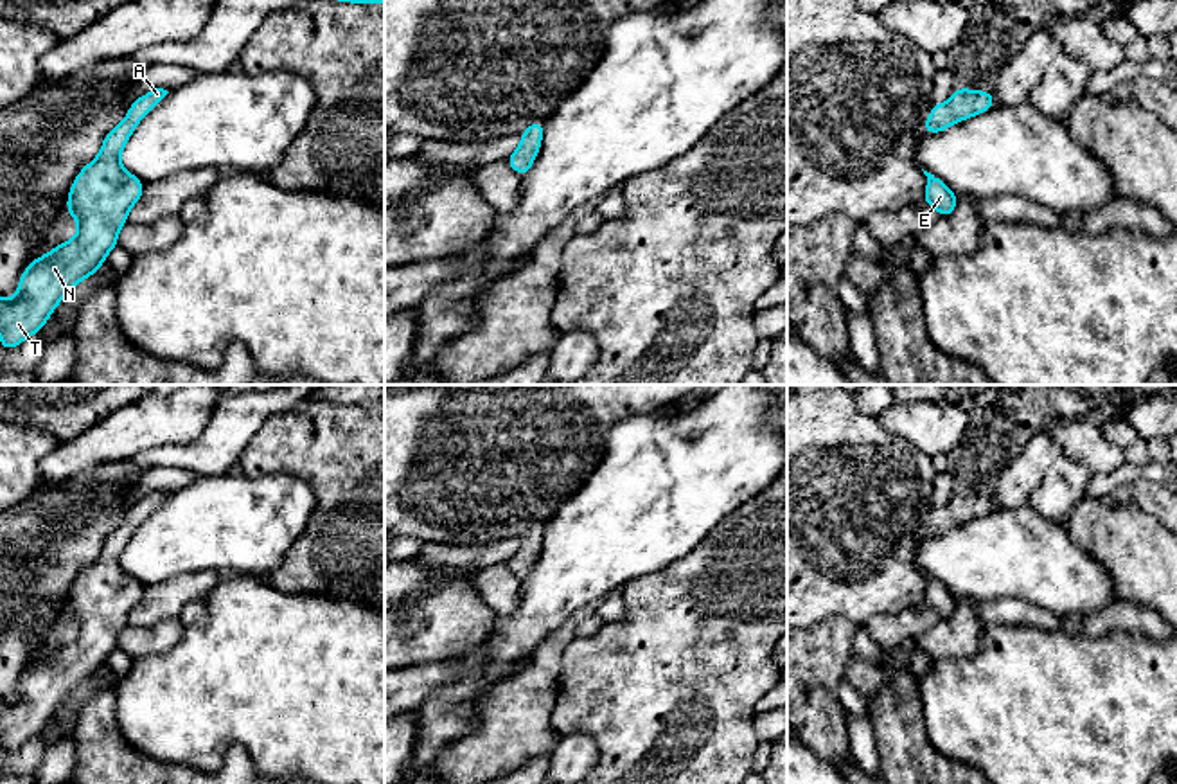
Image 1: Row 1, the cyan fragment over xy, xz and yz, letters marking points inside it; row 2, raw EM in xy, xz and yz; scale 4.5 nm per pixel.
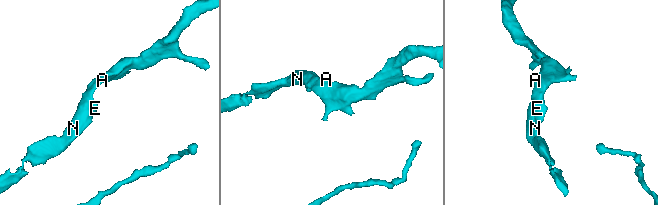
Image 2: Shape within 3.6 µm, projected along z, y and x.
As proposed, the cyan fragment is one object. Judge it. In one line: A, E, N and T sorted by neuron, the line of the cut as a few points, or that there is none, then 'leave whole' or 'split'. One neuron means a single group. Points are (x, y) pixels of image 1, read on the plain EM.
groups A E N T; cut none; leave whole

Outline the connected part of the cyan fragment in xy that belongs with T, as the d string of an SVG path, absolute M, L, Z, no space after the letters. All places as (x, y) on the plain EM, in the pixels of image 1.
M155 491L138 500L101 548L97 561L74 583L66 615L77 622L77 638L36 660L18 683L18 698L0 701L0 748L14 752L43 732L61 701L104 667L119 633L140 602L144 586L120 568L120 554L137 527L167 498Z

